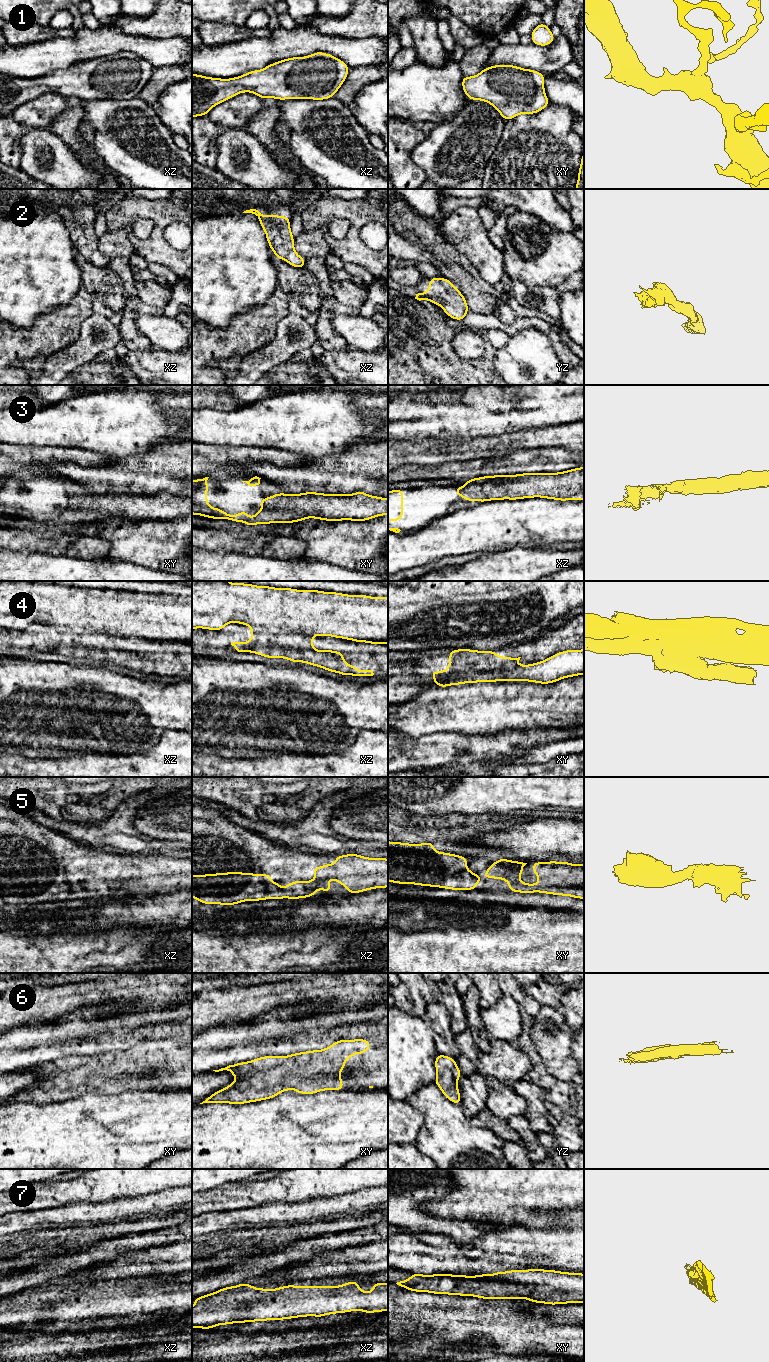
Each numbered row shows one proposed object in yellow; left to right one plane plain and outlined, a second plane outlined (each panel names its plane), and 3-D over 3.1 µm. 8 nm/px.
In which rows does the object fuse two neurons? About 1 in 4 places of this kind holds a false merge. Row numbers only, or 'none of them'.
4

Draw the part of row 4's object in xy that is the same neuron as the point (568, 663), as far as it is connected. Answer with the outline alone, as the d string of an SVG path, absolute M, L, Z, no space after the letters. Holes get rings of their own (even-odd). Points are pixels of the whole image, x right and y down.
M584 649L565 650L546 660L528 665L516 665L515 667L504 667L496 670L452 671L441 679L434 678L433 685L444 688L465 683L497 681L527 681L550 684L578 675L584 675Z

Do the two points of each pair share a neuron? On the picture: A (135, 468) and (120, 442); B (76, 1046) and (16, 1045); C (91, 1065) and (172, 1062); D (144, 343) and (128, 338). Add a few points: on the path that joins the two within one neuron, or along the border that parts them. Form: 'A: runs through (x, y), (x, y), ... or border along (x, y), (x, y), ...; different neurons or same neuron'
A: border along (150, 447), (143, 454), (116, 458); different neurons
B: runs through (61, 1045), (31, 1045); same neuron
C: runs through (111, 1065), (148, 1065), (152, 1063); same neuron
D: runs through (140, 343), (132, 338); same neuron

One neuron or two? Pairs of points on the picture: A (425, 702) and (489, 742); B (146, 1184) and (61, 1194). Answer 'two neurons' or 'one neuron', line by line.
A: two neurons
B: one neuron

